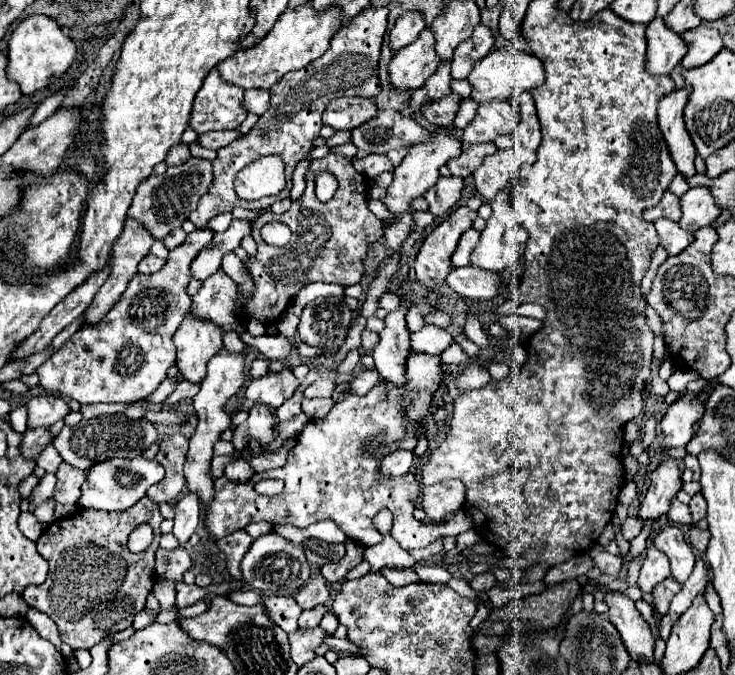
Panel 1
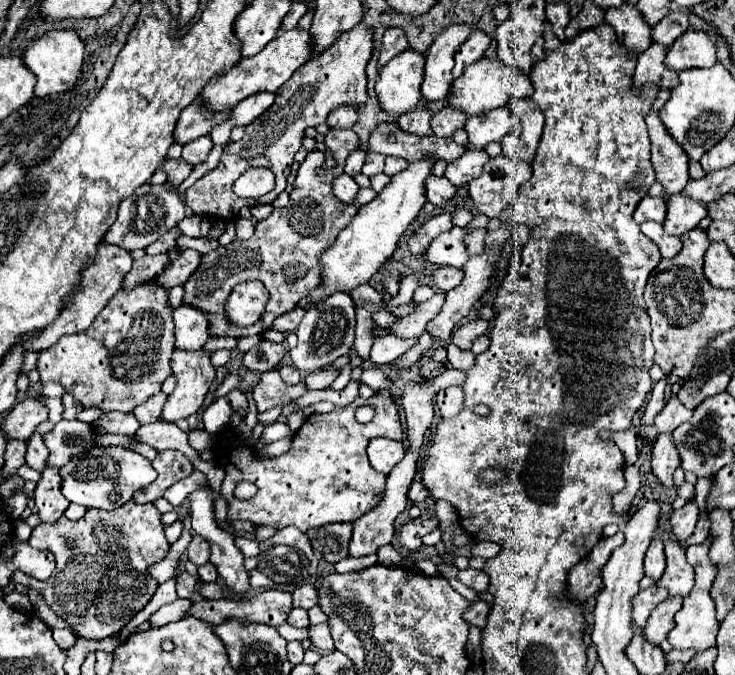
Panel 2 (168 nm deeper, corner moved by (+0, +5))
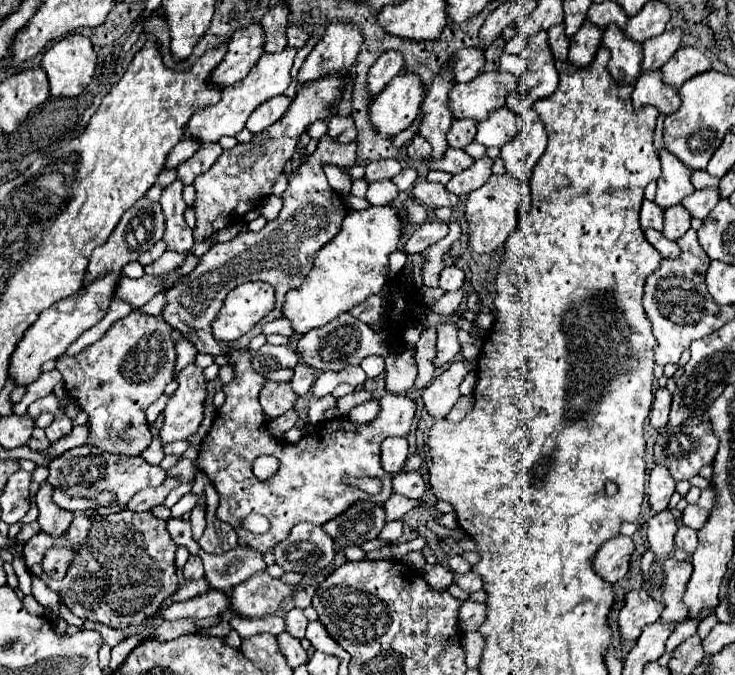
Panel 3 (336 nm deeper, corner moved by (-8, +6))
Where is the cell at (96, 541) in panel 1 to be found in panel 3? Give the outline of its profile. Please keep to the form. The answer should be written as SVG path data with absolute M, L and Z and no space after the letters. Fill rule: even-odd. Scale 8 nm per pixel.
M118 512L110 516L74 514L66 534L52 538L38 532L26 546L24 558L28 568L40 576L48 588L60 594L64 604L82 620L102 622L110 628L140 626L152 618L162 602L178 588L174 554L178 546L166 530L166 522L152 516L152 512ZM52 546L74 548L76 556L68 564L62 580L50 580L42 572L44 552Z

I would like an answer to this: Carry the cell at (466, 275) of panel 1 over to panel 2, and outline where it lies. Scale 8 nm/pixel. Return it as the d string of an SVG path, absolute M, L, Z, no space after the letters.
M440 267L438 271L434 271L434 283L442 291L450 291L450 289L458 287L462 279L464 279L464 271L456 269L456 267Z

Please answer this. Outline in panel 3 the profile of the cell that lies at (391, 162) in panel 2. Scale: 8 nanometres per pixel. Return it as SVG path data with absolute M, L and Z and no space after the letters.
M404 168L392 182L394 182L400 190L408 190L408 188L412 188L412 184L416 182L416 170Z

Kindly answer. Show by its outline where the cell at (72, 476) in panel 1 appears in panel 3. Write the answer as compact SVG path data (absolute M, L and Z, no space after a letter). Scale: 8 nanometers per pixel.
M46 484L40 486L38 494L36 494L36 506L38 506L38 524L40 524L40 530L44 534L50 534L50 536L62 536L68 528L70 528L70 522L72 522L72 512L62 512L52 500L50 500L50 488L46 488Z

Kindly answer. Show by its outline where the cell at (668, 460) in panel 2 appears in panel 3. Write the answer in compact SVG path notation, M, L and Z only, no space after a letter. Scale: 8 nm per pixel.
M654 466L646 486L646 496L652 512L666 510L672 494L674 494L674 480L670 480L670 472L666 472L666 468Z

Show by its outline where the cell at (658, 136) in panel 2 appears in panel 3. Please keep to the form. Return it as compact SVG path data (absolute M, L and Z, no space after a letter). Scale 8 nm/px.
M662 148L660 152L662 162L662 176L658 178L658 192L654 198L654 204L658 204L662 210L676 206L682 202L684 196L690 196L694 192L694 186L690 184L690 168L686 168L682 162L678 162L676 156L670 156Z

